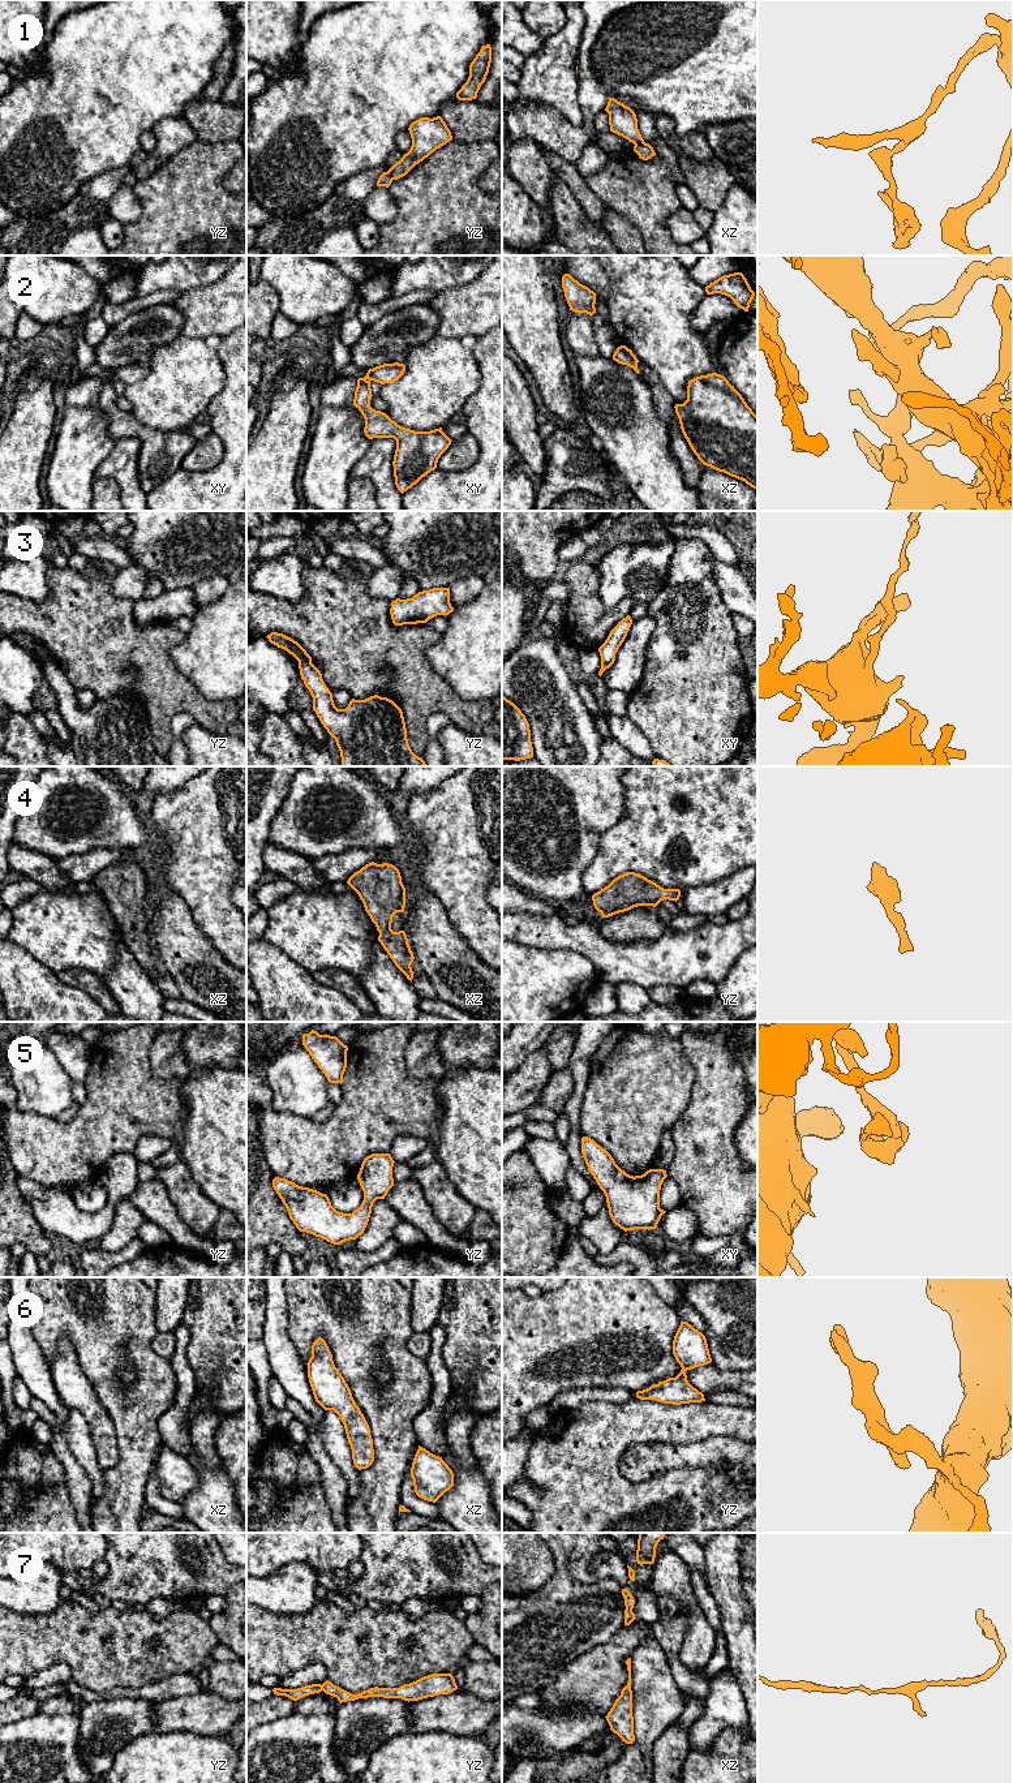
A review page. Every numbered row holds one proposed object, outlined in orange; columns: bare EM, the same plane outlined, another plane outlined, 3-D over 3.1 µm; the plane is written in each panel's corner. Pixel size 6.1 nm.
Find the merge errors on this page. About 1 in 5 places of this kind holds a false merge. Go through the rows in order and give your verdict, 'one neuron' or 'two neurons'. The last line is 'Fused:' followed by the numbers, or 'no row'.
1: two neurons
2: one neuron
3: one neuron
4: one neuron
5: one neuron
6: one neuron
7: one neuron
Fused: 1

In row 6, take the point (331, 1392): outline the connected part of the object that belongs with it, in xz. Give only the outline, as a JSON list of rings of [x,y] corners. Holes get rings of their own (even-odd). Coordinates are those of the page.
[[[322,1337],[313,1342],[312,1357],[306,1365],[316,1401],[325,1410],[334,1410],[344,1425],[355,1466],[359,1470],[369,1468],[374,1461],[369,1425],[335,1367],[332,1354]]]

